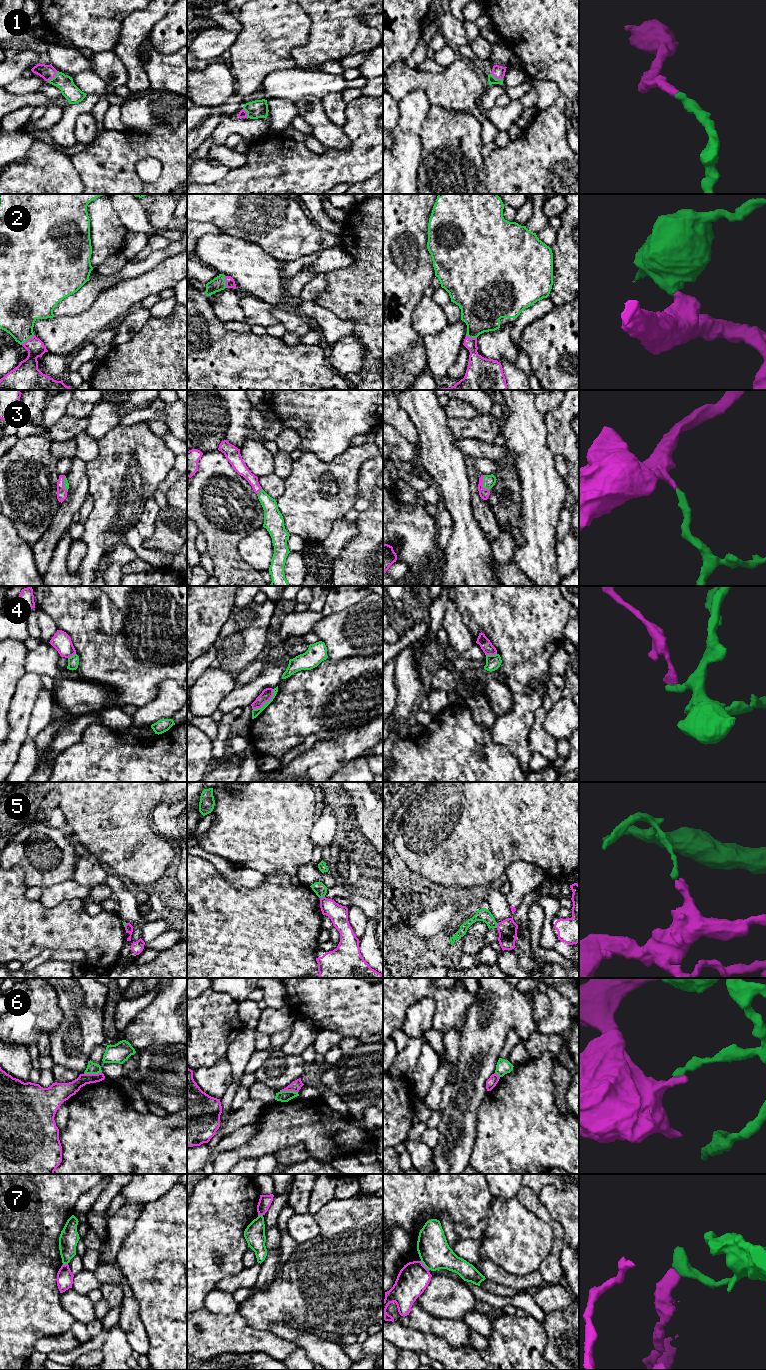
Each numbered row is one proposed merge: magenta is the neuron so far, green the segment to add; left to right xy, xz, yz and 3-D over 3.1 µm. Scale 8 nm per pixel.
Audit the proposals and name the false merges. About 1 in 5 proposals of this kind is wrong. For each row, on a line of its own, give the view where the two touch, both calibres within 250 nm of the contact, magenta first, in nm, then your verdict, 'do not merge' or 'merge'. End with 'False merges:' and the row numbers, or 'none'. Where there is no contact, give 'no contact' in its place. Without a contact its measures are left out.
1: contact in xy; calibres 120 and 140 nm; merge
2: contact in xy; calibres 170 and 300 nm; merge
3: contact in yz; calibres 80 and 100 nm; merge
4: contact in xz; calibres 90 and 60 nm; do not merge
5: contact in xz; calibres 150 and 100 nm; do not merge
6: contact in xy; calibres 120 and 90 nm; do not merge
7: contact in yz; calibres 240 and 260 nm; do not merge
False merges: 4, 5, 6, 7

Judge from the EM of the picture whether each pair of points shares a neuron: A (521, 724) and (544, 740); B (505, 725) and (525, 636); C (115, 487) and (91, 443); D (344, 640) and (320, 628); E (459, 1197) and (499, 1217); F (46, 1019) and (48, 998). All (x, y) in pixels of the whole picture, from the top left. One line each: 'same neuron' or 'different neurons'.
A: different neurons
B: same neuron
C: different neurons
D: same neuron
E: different neurons
F: same neuron

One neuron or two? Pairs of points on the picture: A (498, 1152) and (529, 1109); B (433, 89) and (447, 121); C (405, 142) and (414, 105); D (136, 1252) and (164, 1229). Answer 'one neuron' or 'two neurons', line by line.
A: one neuron
B: two neurons
C: one neuron
D: one neuron

